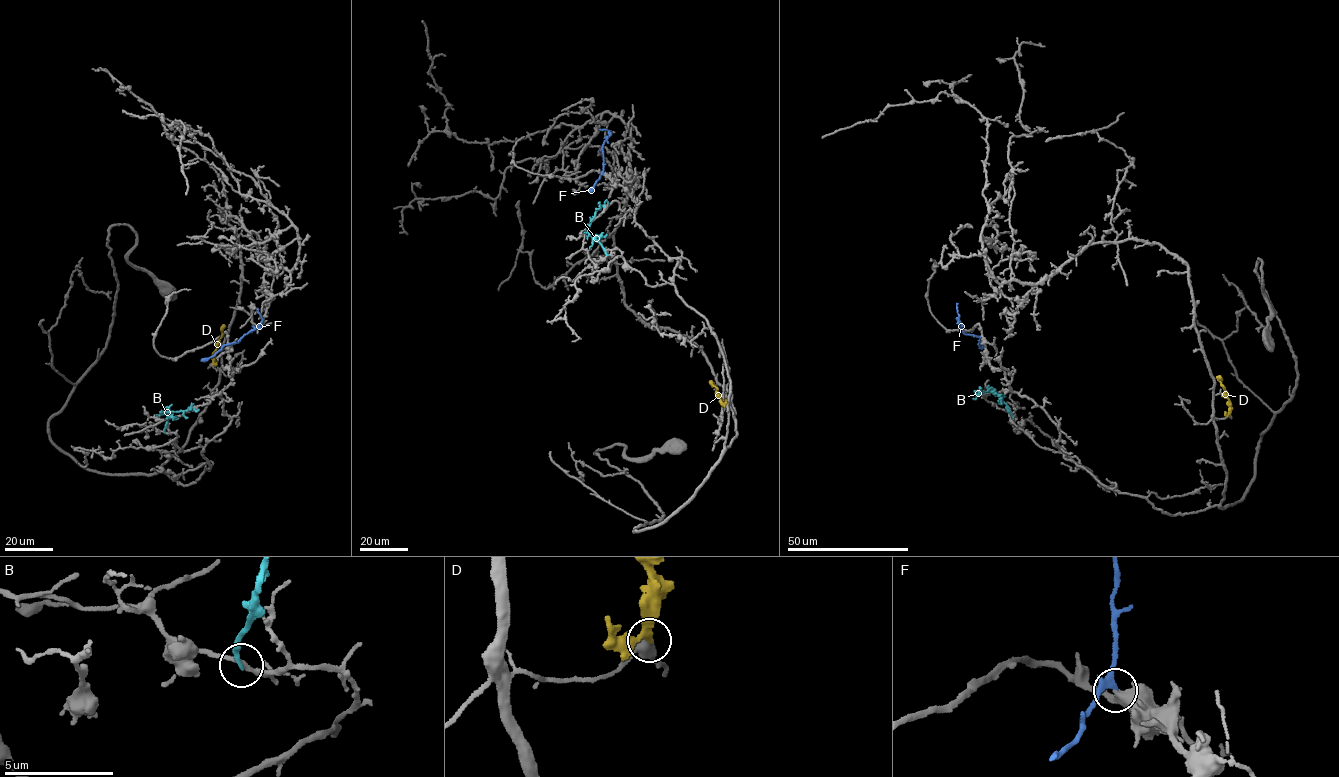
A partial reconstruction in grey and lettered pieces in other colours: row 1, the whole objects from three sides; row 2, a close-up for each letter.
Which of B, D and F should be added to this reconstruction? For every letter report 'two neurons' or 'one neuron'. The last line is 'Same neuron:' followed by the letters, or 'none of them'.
B: two neurons
D: two neurons
F: one neuron
Same neuron: F

